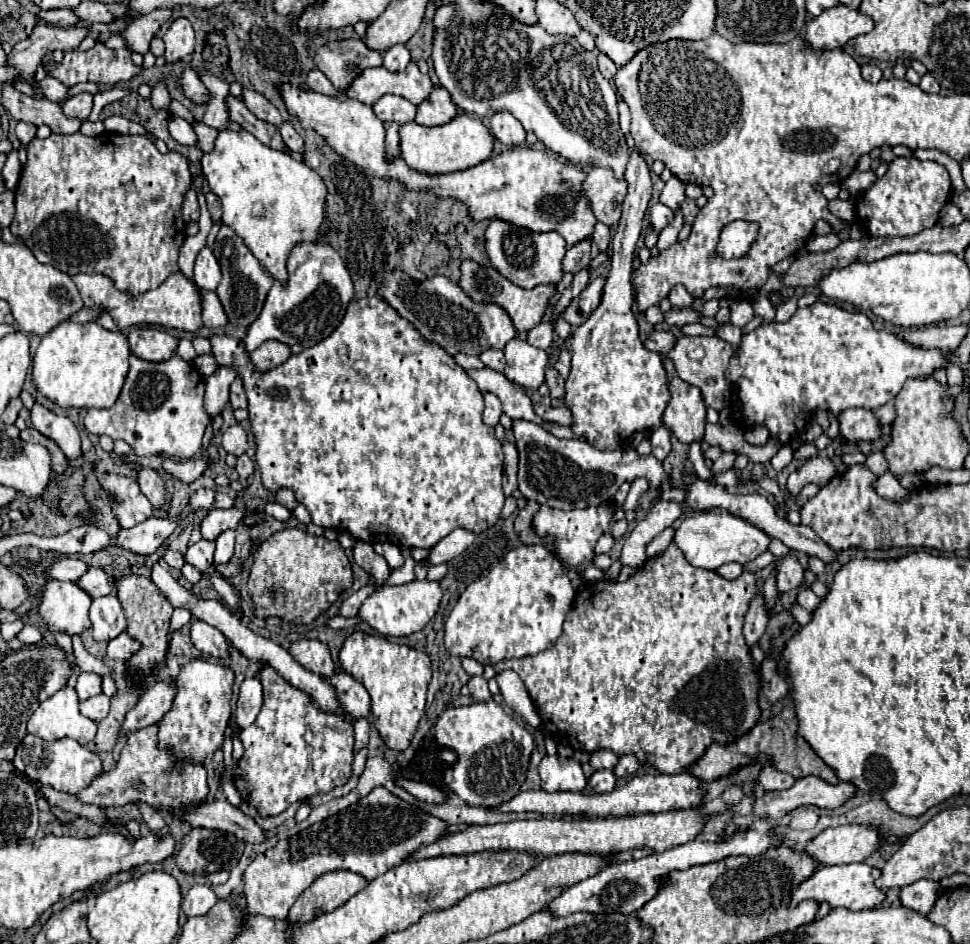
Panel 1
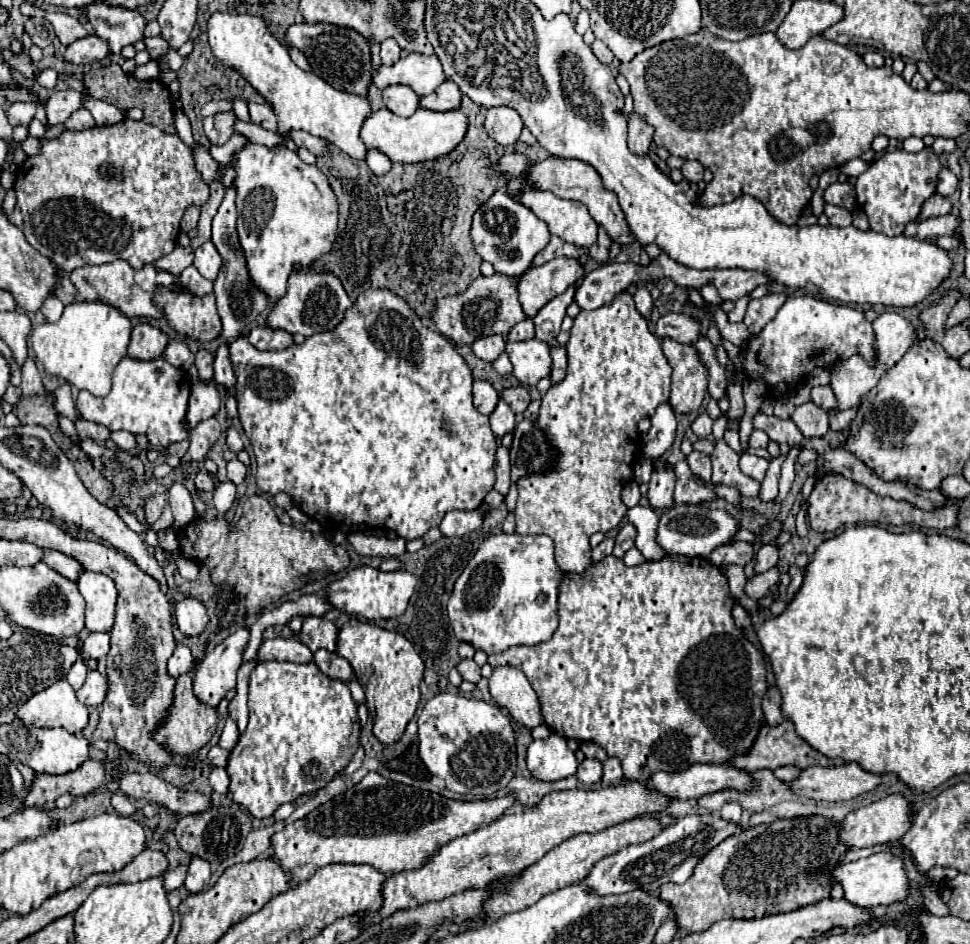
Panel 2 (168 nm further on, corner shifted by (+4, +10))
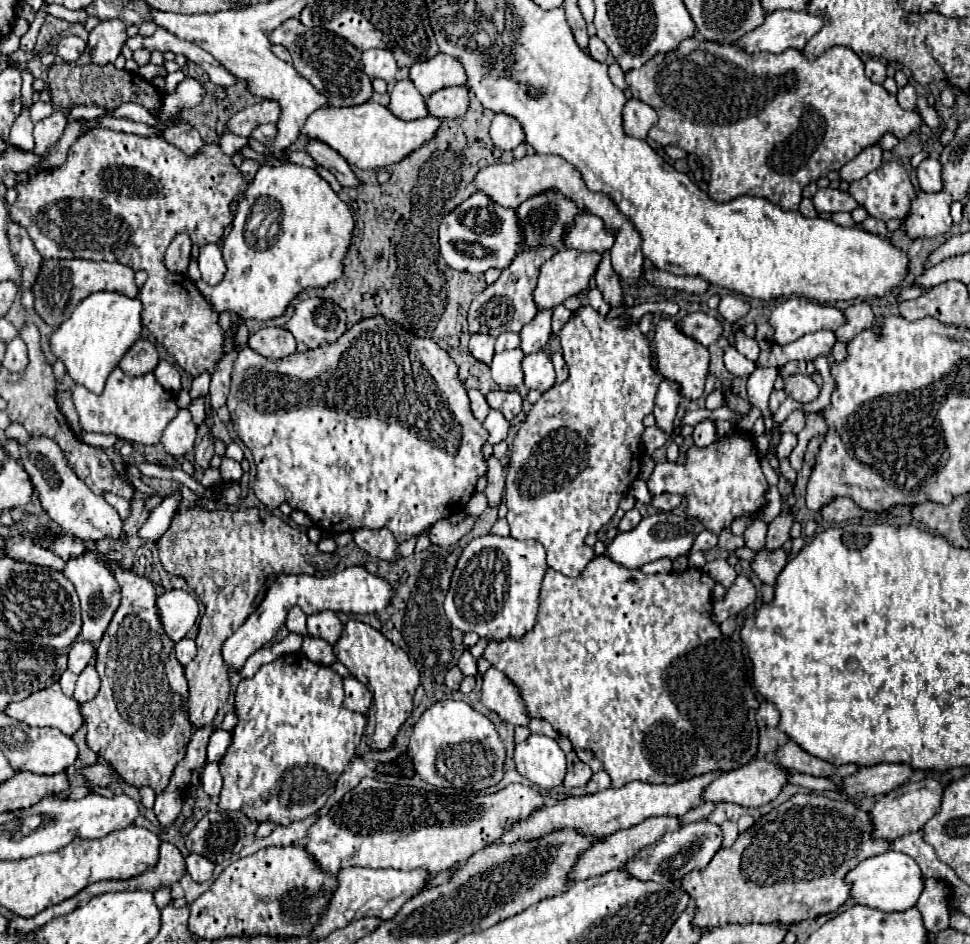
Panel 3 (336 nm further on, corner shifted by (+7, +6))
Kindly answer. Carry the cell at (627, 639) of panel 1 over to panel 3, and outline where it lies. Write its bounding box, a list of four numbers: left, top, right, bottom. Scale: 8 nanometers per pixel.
[484,555,758,787]

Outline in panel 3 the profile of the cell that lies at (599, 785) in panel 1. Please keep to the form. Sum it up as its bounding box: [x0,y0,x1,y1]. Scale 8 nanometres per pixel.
[564,761,592,789]

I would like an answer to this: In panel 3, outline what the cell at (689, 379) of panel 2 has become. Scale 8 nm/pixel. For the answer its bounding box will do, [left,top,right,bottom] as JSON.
[654,319,710,399]

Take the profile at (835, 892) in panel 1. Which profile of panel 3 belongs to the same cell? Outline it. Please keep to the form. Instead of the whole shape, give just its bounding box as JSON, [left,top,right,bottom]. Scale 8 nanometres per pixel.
[846,851,924,913]

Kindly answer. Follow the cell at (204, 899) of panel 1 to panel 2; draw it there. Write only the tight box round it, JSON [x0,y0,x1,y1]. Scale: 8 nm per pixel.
[185,857,211,895]

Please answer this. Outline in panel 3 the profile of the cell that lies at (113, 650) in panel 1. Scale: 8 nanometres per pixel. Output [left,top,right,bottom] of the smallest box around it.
[68,641,94,675]

